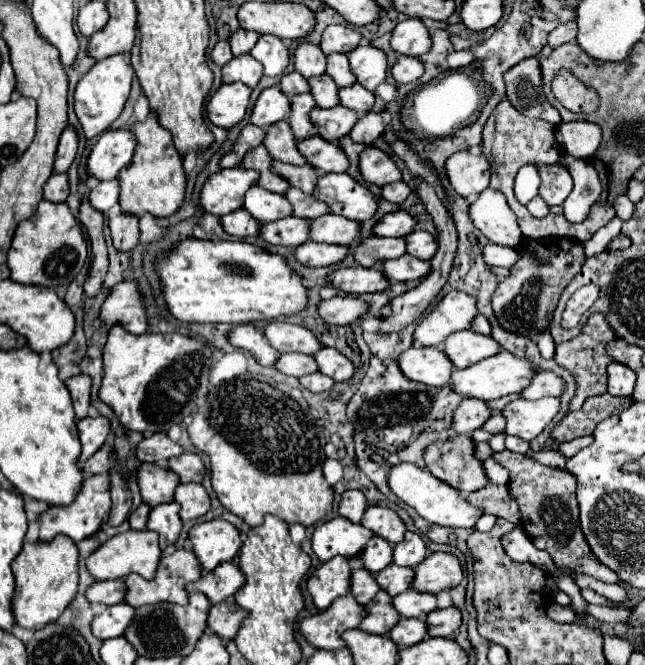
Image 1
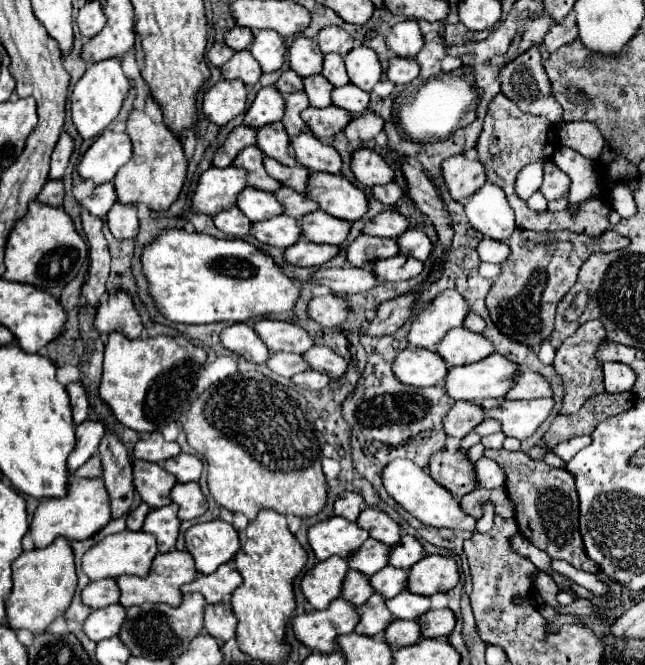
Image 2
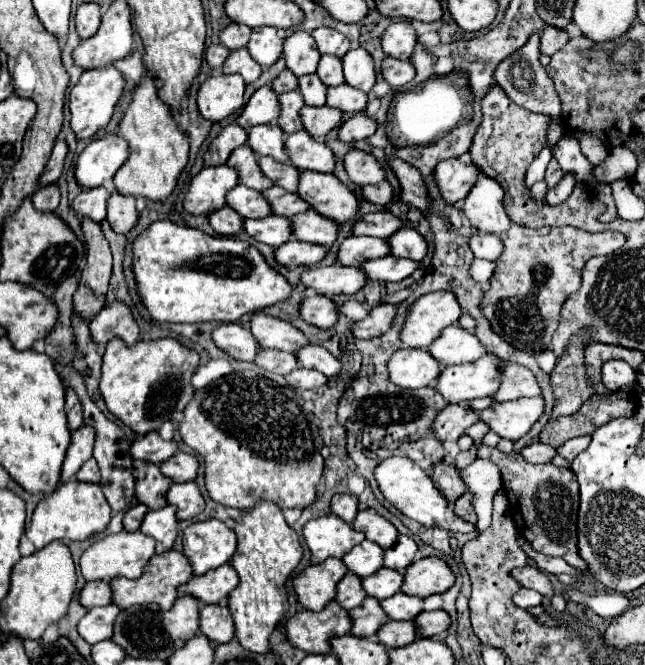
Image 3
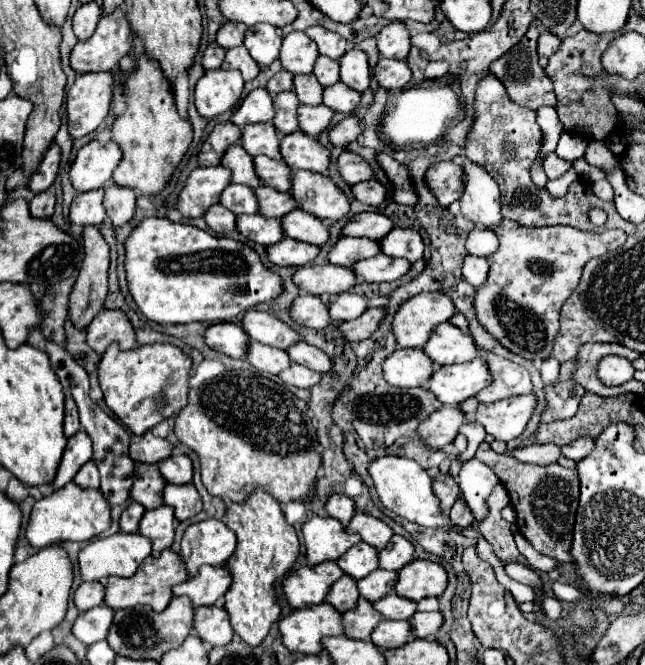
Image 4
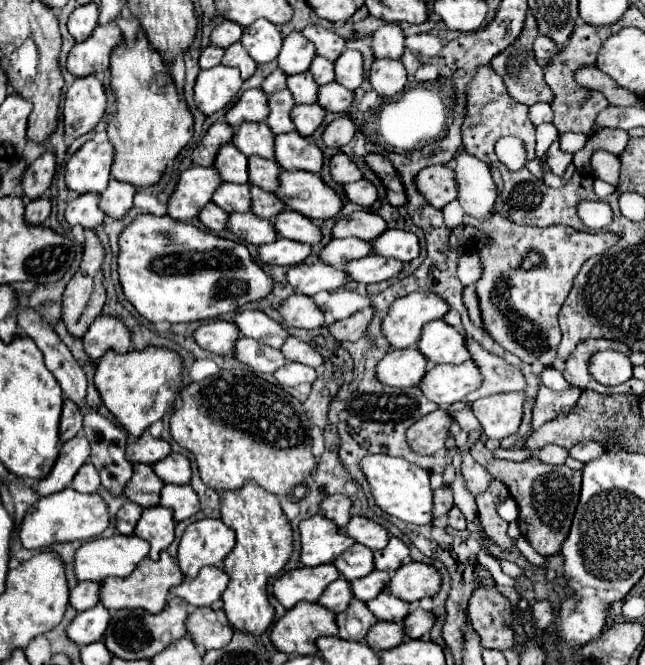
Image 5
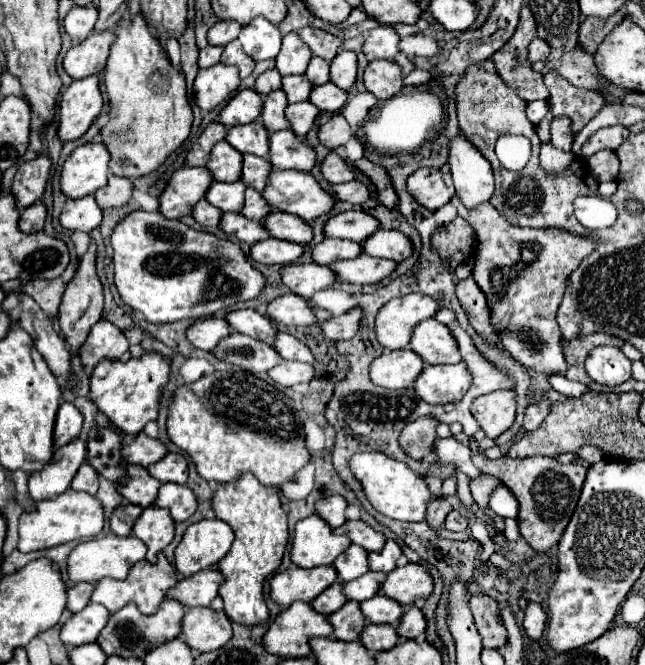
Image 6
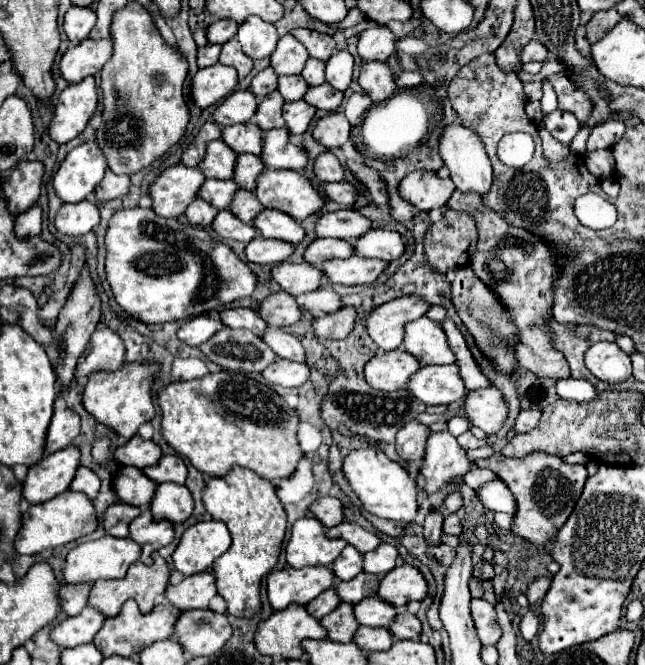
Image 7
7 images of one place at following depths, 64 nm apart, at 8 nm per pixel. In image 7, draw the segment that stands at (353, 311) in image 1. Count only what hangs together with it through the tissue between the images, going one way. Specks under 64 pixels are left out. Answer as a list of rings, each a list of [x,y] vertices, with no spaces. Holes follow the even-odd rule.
[[[280,290],[280,292],[274,292],[260,302],[258,314],[262,316],[262,320],[268,326],[282,328],[282,326],[290,326],[290,324],[298,322],[302,310],[298,308],[294,296]]]

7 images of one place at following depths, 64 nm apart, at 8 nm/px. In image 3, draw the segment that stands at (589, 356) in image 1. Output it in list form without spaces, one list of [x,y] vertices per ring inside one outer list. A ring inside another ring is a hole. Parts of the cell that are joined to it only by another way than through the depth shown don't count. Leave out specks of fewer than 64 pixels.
[[[574,336],[570,340],[566,354],[556,362],[556,368],[550,376],[552,390],[554,390],[554,408],[550,414],[552,420],[556,416],[576,414],[582,402],[594,394],[584,368],[586,346],[588,346],[588,340],[584,336]]]

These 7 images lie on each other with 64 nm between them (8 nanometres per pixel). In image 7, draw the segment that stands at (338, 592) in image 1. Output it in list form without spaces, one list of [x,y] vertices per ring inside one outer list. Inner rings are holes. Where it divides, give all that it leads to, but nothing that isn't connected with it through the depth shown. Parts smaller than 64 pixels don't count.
[[[284,568],[272,572],[266,582],[268,602],[274,610],[284,610],[290,604],[308,604],[320,592],[334,584],[334,574],[330,568]]]

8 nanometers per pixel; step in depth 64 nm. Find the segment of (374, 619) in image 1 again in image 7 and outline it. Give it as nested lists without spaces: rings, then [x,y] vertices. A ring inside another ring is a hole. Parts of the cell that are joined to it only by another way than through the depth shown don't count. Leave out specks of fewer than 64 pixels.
[[[340,602],[338,608],[334,608],[328,616],[320,620],[320,624],[328,632],[326,638],[334,642],[350,642],[358,628],[354,612],[352,612],[352,604],[346,604],[346,602]]]

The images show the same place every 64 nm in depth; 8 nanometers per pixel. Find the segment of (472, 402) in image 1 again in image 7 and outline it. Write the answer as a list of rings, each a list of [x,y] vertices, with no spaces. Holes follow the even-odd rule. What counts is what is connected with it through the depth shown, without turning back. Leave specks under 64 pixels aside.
[[[412,420],[400,428],[396,434],[396,452],[402,460],[410,462],[416,460],[420,462],[424,458],[424,448],[426,448],[426,438],[430,434],[430,428]]]

